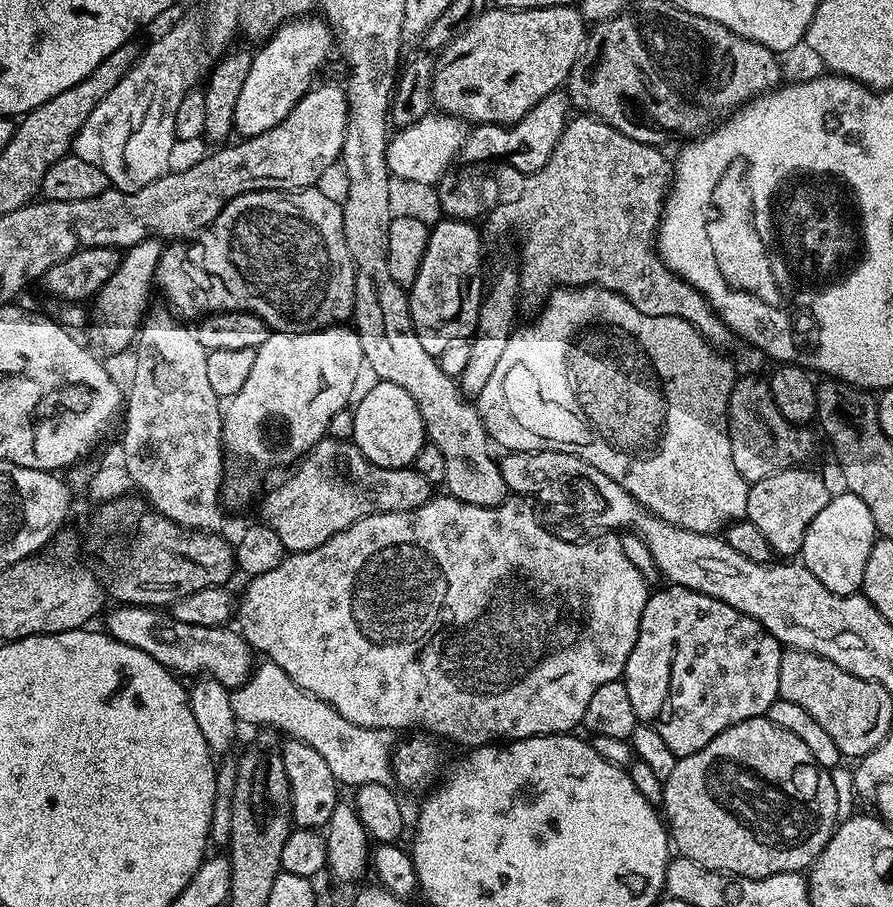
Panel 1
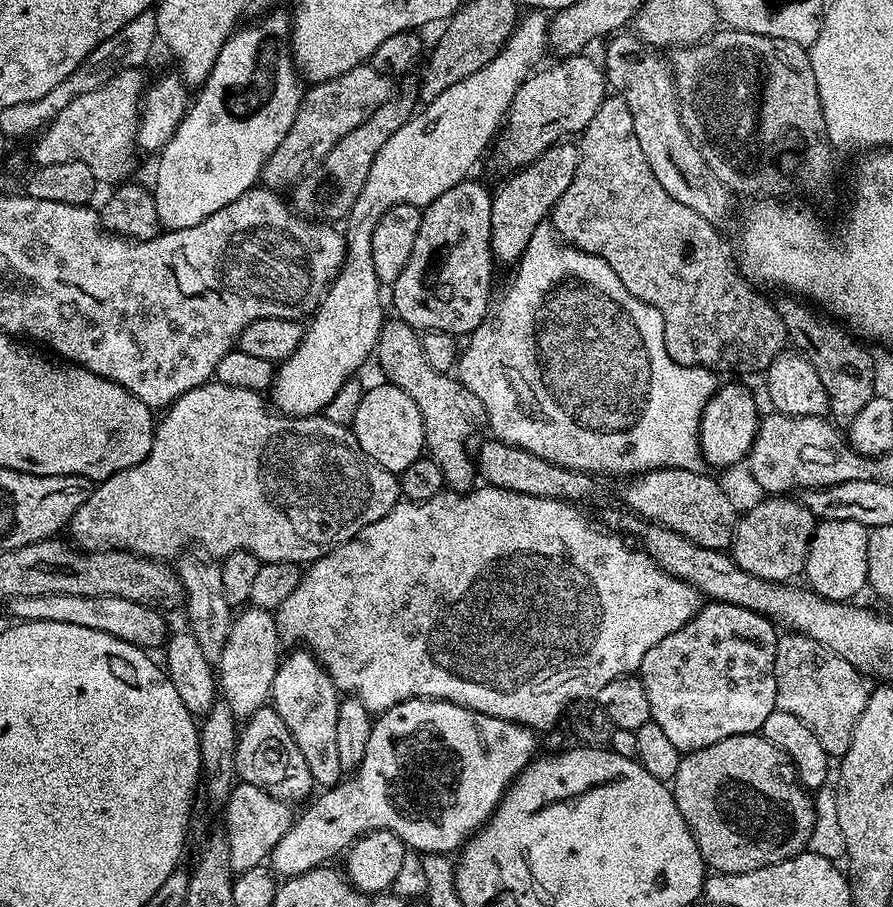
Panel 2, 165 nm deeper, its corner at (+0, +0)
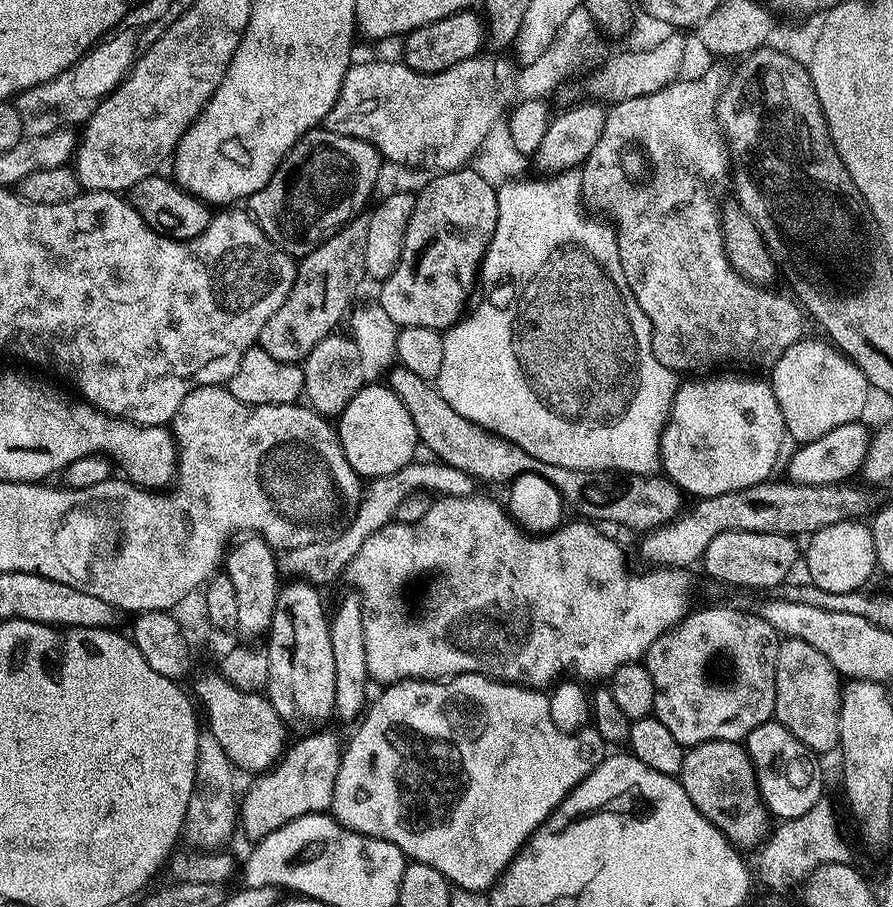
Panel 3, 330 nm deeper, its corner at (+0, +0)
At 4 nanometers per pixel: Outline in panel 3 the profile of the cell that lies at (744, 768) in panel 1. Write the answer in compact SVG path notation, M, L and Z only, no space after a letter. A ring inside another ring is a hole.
M711 740L691 745L682 758L679 774L686 798L698 806L698 810L729 842L741 850L755 849L765 842L770 832L768 809L760 803L752 765L748 762L748 750L735 740Z

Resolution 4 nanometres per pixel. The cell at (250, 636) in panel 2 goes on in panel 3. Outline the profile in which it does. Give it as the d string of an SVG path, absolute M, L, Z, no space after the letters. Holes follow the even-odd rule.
M244 538L241 544L229 547L222 565L223 571L237 591L238 626L236 632L246 640L265 635L273 620L281 574L276 566L277 553L263 538Z

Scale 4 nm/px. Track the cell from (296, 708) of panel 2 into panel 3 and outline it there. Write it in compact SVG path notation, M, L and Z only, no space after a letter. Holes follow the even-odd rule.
M290 580L279 587L276 608L267 633L268 678L264 692L289 729L317 731L335 713L334 654L331 653L329 615L315 585Z

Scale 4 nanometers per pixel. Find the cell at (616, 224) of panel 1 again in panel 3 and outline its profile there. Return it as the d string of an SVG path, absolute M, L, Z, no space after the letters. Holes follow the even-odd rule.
M708 68L697 80L685 80L680 78L675 83L665 86L657 93L646 94L629 100L622 100L613 103L607 109L606 127L602 130L602 138L598 138L598 146L590 150L590 154L584 160L579 169L580 181L582 182L582 194L585 205L589 209L597 208L609 221L614 222L616 230L616 241L618 242L618 254L622 258L622 270L626 274L626 282L638 302L642 306L642 314L652 327L652 353L662 362L662 366L672 369L677 374L708 374L713 370L720 370L723 364L737 364L740 370L756 370L752 368L764 368L771 370L794 346L794 342L805 339L804 320L806 313L799 303L791 295L783 296L780 292L768 292L767 287L752 284L744 277L732 269L730 262L726 258L724 249L724 230L722 227L722 212L716 209L716 200L712 197L712 192L708 189L708 184L704 180L720 180L727 177L730 172L730 153L724 134L720 130L720 121L716 119L716 103L720 100L720 94L726 87L726 76L723 76L716 68Z

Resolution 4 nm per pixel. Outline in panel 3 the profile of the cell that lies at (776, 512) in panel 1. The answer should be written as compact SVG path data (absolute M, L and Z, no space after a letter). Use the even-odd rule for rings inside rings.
M727 532L718 534L702 557L704 572L720 584L733 584L736 588L772 588L782 583L788 571L798 564L797 541L791 536L765 532Z

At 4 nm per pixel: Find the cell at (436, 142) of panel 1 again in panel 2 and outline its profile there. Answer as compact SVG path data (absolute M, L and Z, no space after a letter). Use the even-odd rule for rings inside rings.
M540 10L529 11L527 15L528 17L525 20L523 17L508 35L508 42L504 45L504 49L493 60L486 62L486 66L482 66L478 74L470 74L470 78L462 82L454 82L450 90L442 90L438 98L427 101L404 123L402 130L398 130L398 134L392 135L390 142L386 142L386 146L378 150L374 158L374 166L370 166L370 174L366 174L366 182L358 198L354 198L354 206L350 206L348 215L342 224L344 265L339 268L332 279L328 293L324 295L319 308L307 321L304 337L298 350L294 350L294 354L290 354L290 358L286 358L275 369L270 400L272 396L271 403L277 413L286 416L315 416L323 413L327 404L342 389L343 384L353 379L357 375L356 371L367 362L368 356L370 360L375 353L380 332L384 329L386 300L385 297L384 300L380 297L382 285L378 274L374 274L374 258L372 257L374 226L378 226L382 214L386 214L390 206L413 202L420 206L427 206L430 202L434 202L434 198L438 198L438 194L446 194L446 190L469 179L471 172L468 171L479 162L480 155L487 148L489 151L498 132L496 127L499 124L501 127L505 123L515 92L529 77L530 70L540 64L538 62L544 56L544 48L549 47L549 17Z

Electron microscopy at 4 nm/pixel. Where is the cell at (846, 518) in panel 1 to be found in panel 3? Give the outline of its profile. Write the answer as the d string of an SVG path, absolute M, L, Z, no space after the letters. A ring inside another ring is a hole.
M859 519L834 522L822 530L807 537L808 549L803 549L802 564L808 567L807 579L815 588L826 590L830 594L859 592L872 575L877 575L874 538L871 527Z

